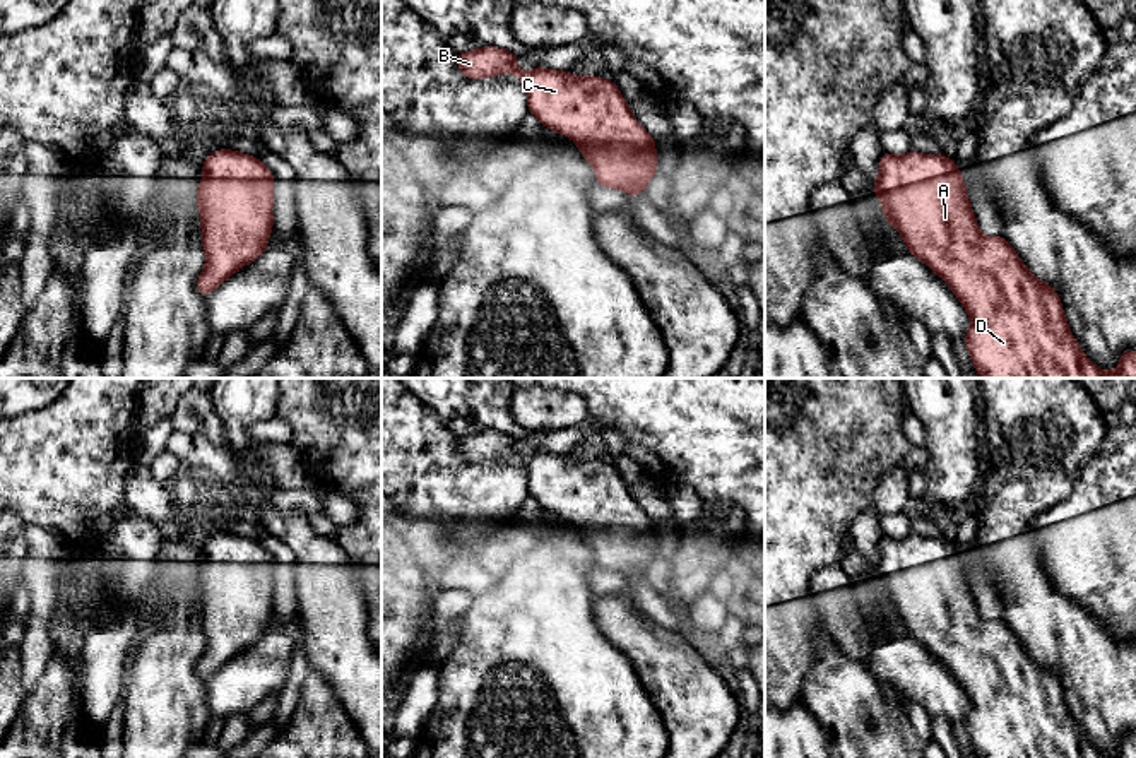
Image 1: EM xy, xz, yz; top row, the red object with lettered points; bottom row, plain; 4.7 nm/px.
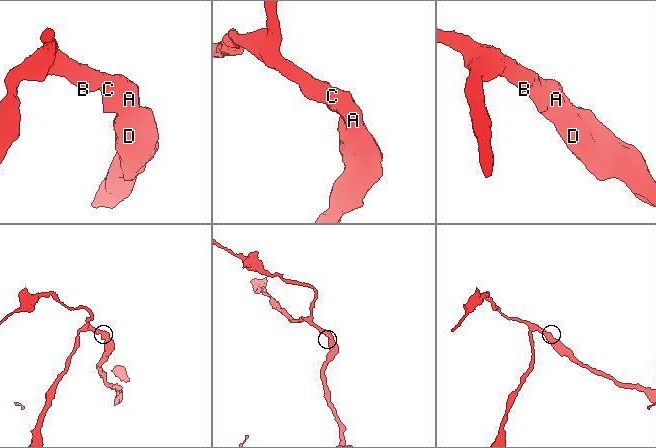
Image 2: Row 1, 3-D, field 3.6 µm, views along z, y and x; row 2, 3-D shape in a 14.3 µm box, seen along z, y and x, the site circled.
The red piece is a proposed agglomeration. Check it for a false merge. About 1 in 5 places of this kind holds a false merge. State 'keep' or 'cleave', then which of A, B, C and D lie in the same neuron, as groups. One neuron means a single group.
keep; A B C D

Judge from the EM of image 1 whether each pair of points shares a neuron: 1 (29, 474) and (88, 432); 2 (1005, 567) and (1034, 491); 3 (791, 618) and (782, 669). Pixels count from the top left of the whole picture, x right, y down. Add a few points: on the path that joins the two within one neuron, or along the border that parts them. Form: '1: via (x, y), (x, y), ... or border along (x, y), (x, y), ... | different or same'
1: via (43, 464), (64, 444), (74, 444) | same
2: via (1006, 548), (1006, 519), (1015, 510) | same
3: via (784, 630), (782, 657) | same

